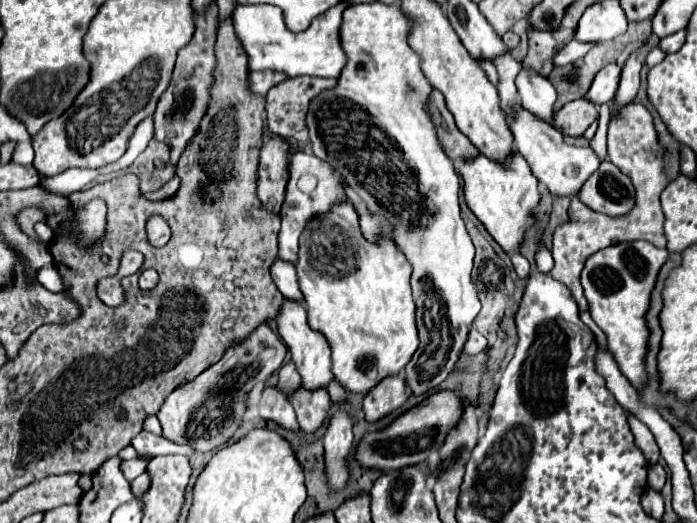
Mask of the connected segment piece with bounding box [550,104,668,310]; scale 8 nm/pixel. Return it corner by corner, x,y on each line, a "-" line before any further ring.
632,104
620,118
610,120
608,124
608,158
620,168
622,174
626,174
634,188
636,188
636,206
632,212
624,214
622,218
612,218
604,216
600,212
588,210
580,202
580,198
572,198
568,216
570,220
562,226
556,228
554,240
552,240
552,254
554,254
554,268
550,272
552,278
564,282
572,296
576,298
580,310
588,310
588,302
582,292
580,284
580,272
584,268
584,262
590,254
596,250
602,250
610,244
616,242
626,242
626,240
648,240
658,248
666,248
666,238
664,238
664,214
660,208
660,194
666,188
668,180
662,172
662,148
656,144
656,130
652,124
652,114
642,106
642,104

